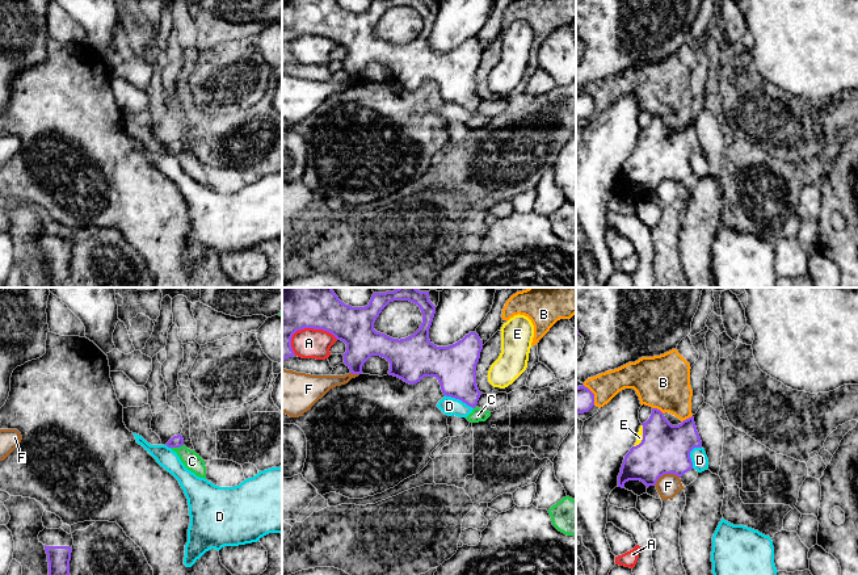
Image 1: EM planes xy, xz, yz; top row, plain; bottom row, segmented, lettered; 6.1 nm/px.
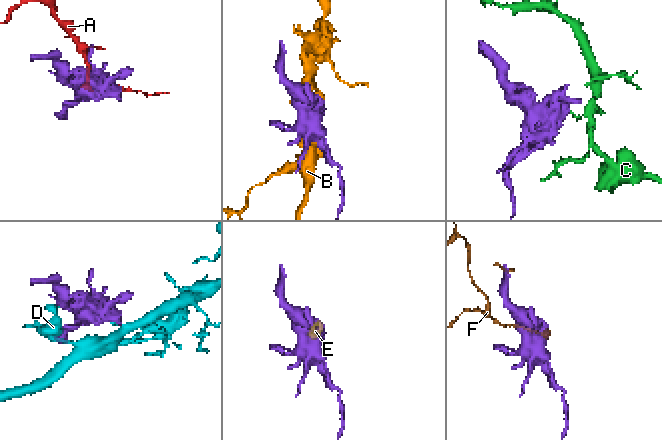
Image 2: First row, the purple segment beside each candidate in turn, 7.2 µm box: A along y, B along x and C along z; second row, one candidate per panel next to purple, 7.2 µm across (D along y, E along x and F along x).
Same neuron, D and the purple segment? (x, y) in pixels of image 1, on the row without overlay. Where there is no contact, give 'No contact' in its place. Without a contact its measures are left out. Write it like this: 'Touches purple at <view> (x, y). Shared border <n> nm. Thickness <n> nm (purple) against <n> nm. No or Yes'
Touches purple at xz (459, 105). Shared border 200 nm. Thickness 260 nm (purple) against 110 nm. No

